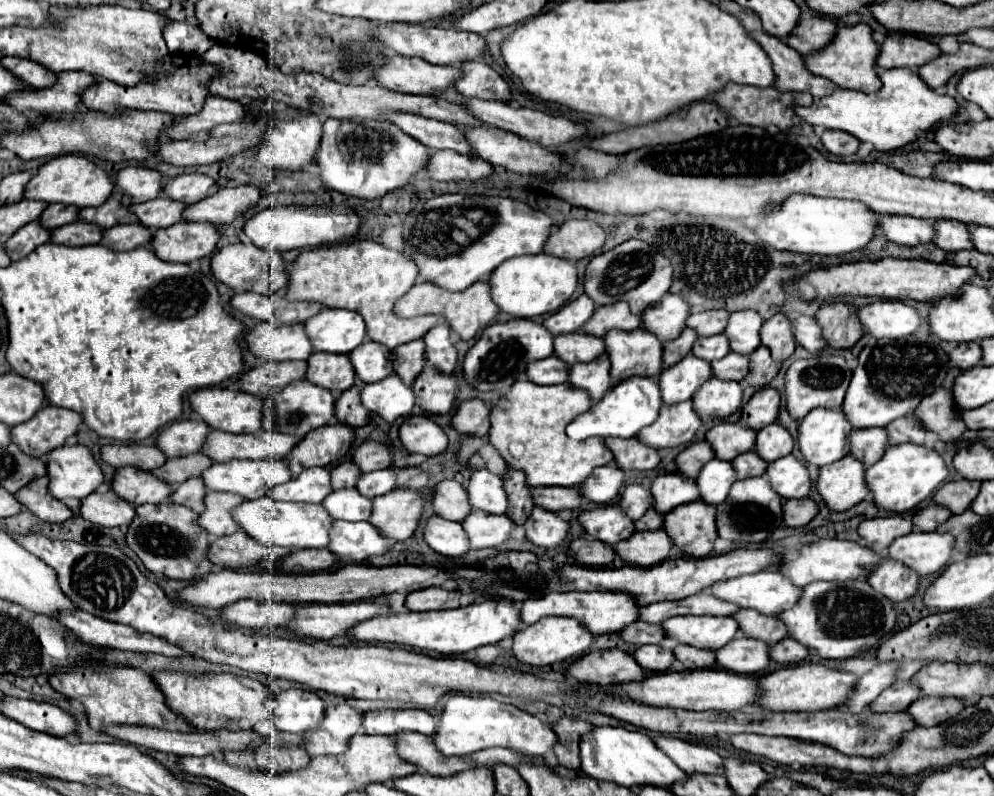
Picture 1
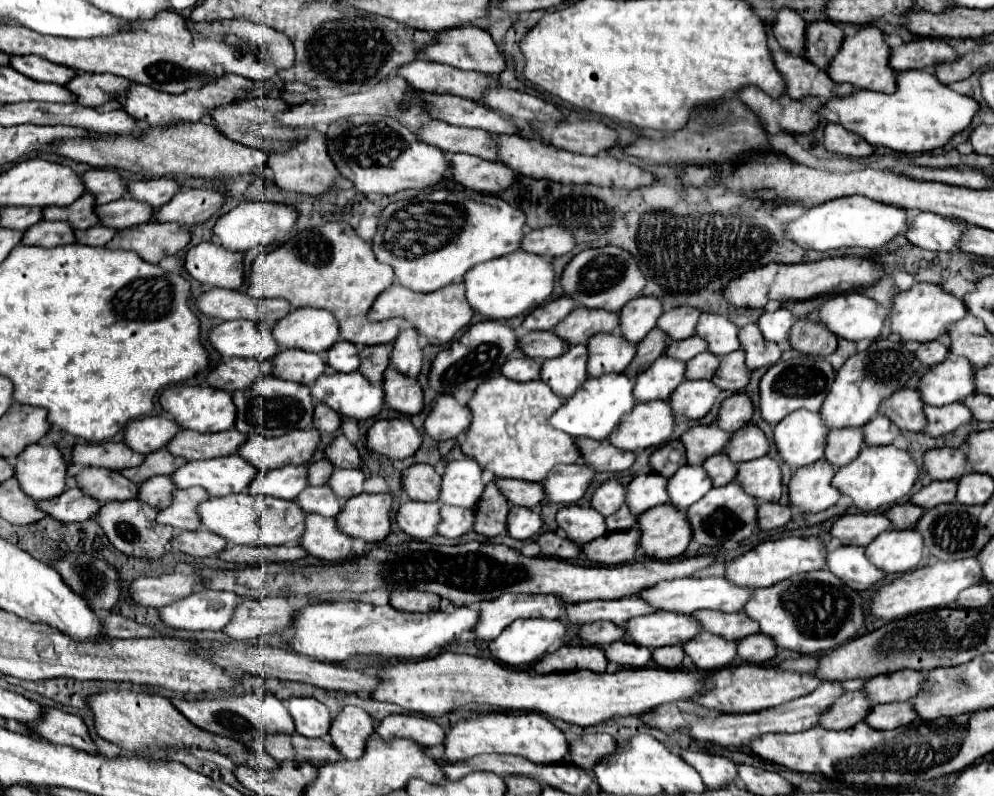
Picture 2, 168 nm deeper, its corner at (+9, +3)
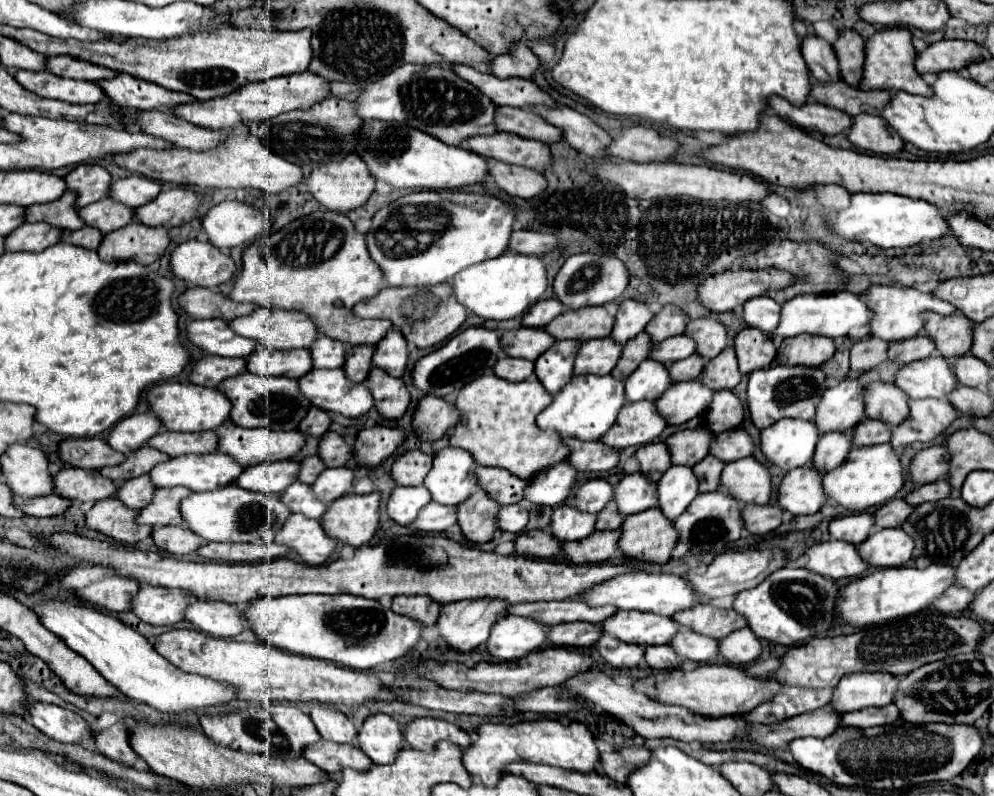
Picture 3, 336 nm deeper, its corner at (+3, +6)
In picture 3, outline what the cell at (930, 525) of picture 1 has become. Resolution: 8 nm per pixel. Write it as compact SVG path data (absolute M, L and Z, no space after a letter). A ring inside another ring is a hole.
M895 498L875 512L875 526L877 528L899 528L913 510L915 508L909 506L905 500Z

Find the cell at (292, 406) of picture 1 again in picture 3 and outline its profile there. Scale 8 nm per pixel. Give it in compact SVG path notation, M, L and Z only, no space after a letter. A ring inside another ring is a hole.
M241 374L225 380L219 388L227 392L227 398L233 404L233 410L229 416L231 422L235 422L241 428L265 426L273 430L297 430L303 416L307 416L307 410L311 408L311 400L307 400L307 396L299 392L299 382L293 378Z

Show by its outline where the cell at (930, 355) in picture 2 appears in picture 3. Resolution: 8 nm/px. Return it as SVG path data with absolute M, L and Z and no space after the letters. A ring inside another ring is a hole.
M915 336L903 342L891 342L889 358L897 358L905 364L929 358L935 352L935 342L929 336Z

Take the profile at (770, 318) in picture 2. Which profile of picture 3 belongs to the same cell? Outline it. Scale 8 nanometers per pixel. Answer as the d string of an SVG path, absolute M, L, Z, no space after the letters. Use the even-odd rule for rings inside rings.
M757 296L757 298L751 298L745 302L743 318L747 320L749 326L759 328L767 334L773 334L775 328L779 326L781 306L775 300L771 300L769 296Z

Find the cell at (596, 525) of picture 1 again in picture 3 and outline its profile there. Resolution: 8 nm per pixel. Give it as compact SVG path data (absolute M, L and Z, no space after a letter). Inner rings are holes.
M559 506L551 516L551 530L559 542L581 540L595 532L595 514L581 512L575 506Z

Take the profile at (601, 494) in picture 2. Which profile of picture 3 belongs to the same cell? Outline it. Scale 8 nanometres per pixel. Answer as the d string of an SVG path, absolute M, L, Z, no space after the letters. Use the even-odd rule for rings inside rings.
M595 478L579 486L575 496L575 506L583 512L601 512L603 506L613 498L613 486L607 480Z

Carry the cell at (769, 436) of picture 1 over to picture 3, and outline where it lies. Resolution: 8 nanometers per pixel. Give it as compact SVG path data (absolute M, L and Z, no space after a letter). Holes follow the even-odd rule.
M735 428L731 432L717 434L709 452L713 452L713 456L717 456L723 462L735 462L753 456L753 450L755 450L755 442L751 434L743 428Z

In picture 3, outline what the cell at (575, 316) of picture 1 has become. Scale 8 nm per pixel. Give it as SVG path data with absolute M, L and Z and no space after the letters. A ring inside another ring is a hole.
M553 298L553 300L539 300L535 306L531 306L531 310L523 316L523 326L531 326L531 328L543 328L547 326L553 318L557 318L561 312L565 310L565 306Z

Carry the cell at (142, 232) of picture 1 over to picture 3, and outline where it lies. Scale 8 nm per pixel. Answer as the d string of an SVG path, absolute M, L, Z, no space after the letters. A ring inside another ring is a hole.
M83 226L79 230L63 230L61 242L83 246L89 250L97 250L99 244L103 242L103 232L99 232L97 228L91 228L91 226Z

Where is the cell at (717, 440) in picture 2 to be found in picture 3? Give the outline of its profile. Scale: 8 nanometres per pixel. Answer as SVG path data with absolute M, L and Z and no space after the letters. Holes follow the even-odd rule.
M697 428L697 430L679 430L673 436L669 436L665 442L669 446L673 464L683 464L693 468L709 454L713 438L715 434L711 430Z

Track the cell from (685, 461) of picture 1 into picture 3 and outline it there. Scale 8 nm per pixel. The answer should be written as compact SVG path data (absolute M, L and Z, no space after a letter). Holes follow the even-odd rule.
M653 442L641 446L635 458L641 464L641 472L653 482L659 482L659 476L663 476L667 468L671 468L671 452L665 442Z

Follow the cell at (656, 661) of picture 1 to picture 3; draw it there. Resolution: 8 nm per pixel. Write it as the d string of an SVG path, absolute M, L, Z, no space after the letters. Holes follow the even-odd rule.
M605 634L597 644L601 646L601 656L605 662L615 668L633 668L643 660L645 648L639 648L637 644L623 644L621 640L615 640L615 636Z

